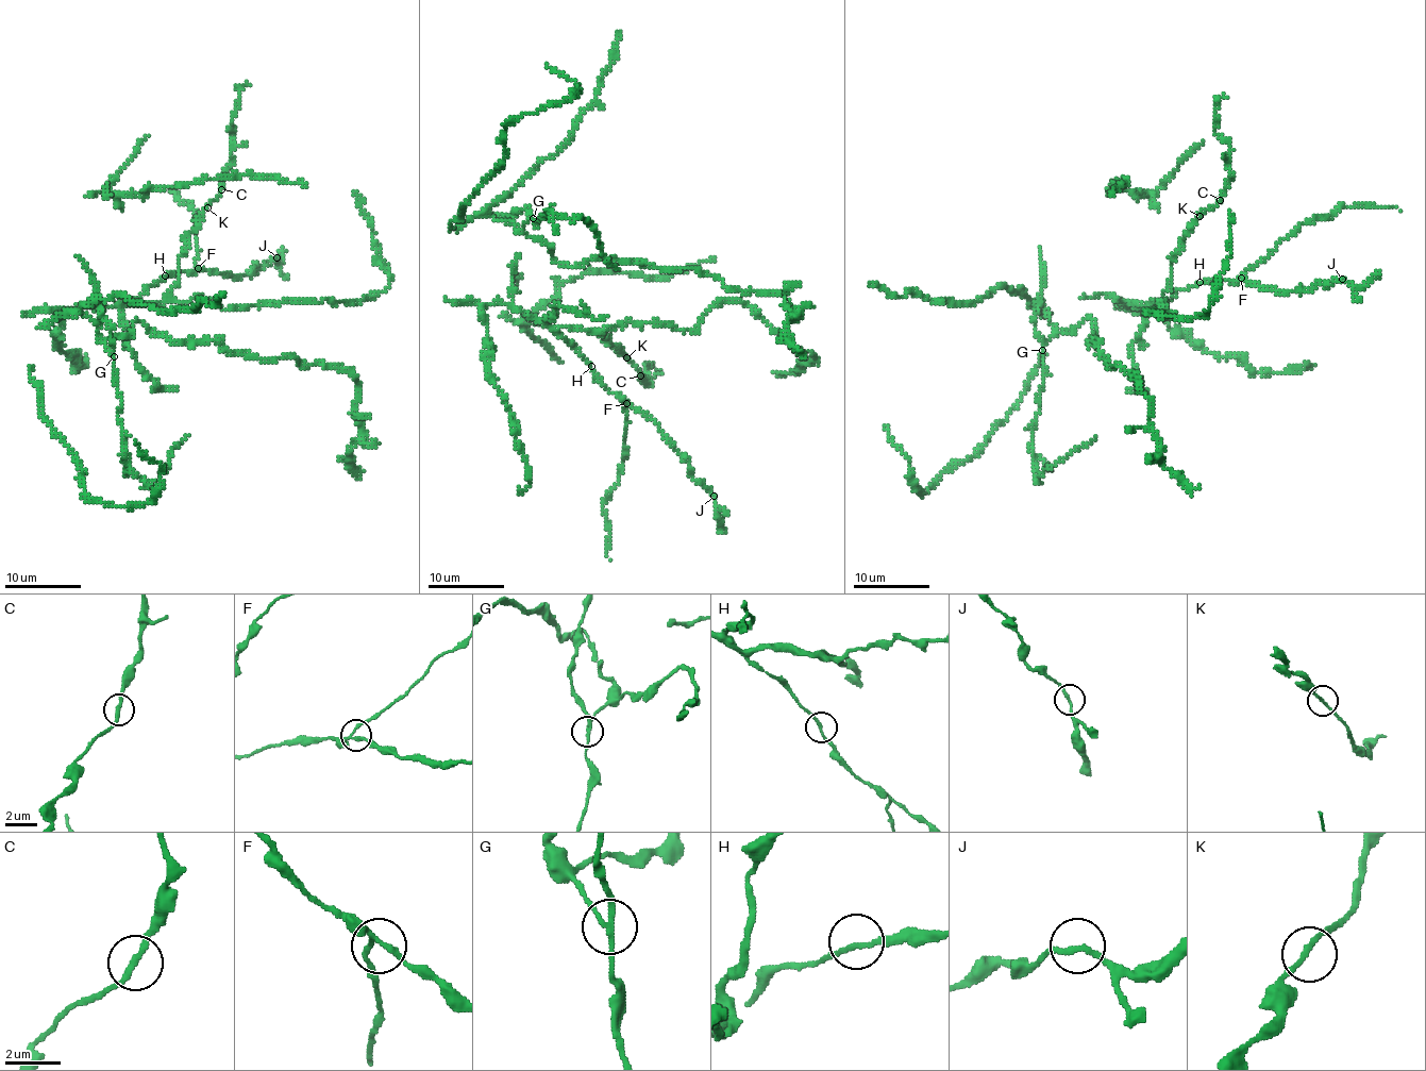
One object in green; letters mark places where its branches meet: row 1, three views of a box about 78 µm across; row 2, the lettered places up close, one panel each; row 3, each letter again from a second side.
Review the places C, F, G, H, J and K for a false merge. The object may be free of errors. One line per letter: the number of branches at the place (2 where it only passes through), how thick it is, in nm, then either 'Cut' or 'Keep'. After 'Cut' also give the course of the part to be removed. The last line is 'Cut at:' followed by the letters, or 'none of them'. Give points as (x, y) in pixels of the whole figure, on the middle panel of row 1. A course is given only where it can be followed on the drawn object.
C: Branches: 2. Thickness 200 nm. Keep
F: Branches: 3. Thickness 160 nm. Keep
G: Branches: 3. Thickness 170 nm. Cut. Course of the part to remove: (533, 218), (538, 221), (550, 212), (584, 219), (597, 232), (604, 257), (618, 268)
H: Branches: 2. Thickness 170 nm. Keep
J: Branches: 2. Thickness 180 nm. Keep
K: Branches: 2. Thickness 170 nm. Keep
Cut at: G

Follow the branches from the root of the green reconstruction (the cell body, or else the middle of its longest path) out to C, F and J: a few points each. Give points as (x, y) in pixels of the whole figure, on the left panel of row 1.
C: (95, 301), (90, 298), (88, 303), (162, 303), (178, 280), (178, 256), (186, 237), (221, 189)
F: (95, 301), (90, 298), (88, 303), (128, 305), (167, 275), (198, 268)
J: (95, 301), (90, 298), (88, 303), (128, 305), (167, 275), (211, 269), (224, 275), (245, 275), (277, 257)

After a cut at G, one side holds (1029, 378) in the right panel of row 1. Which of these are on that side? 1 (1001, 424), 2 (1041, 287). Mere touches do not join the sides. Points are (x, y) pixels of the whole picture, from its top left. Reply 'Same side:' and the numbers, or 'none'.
Same side: 1

